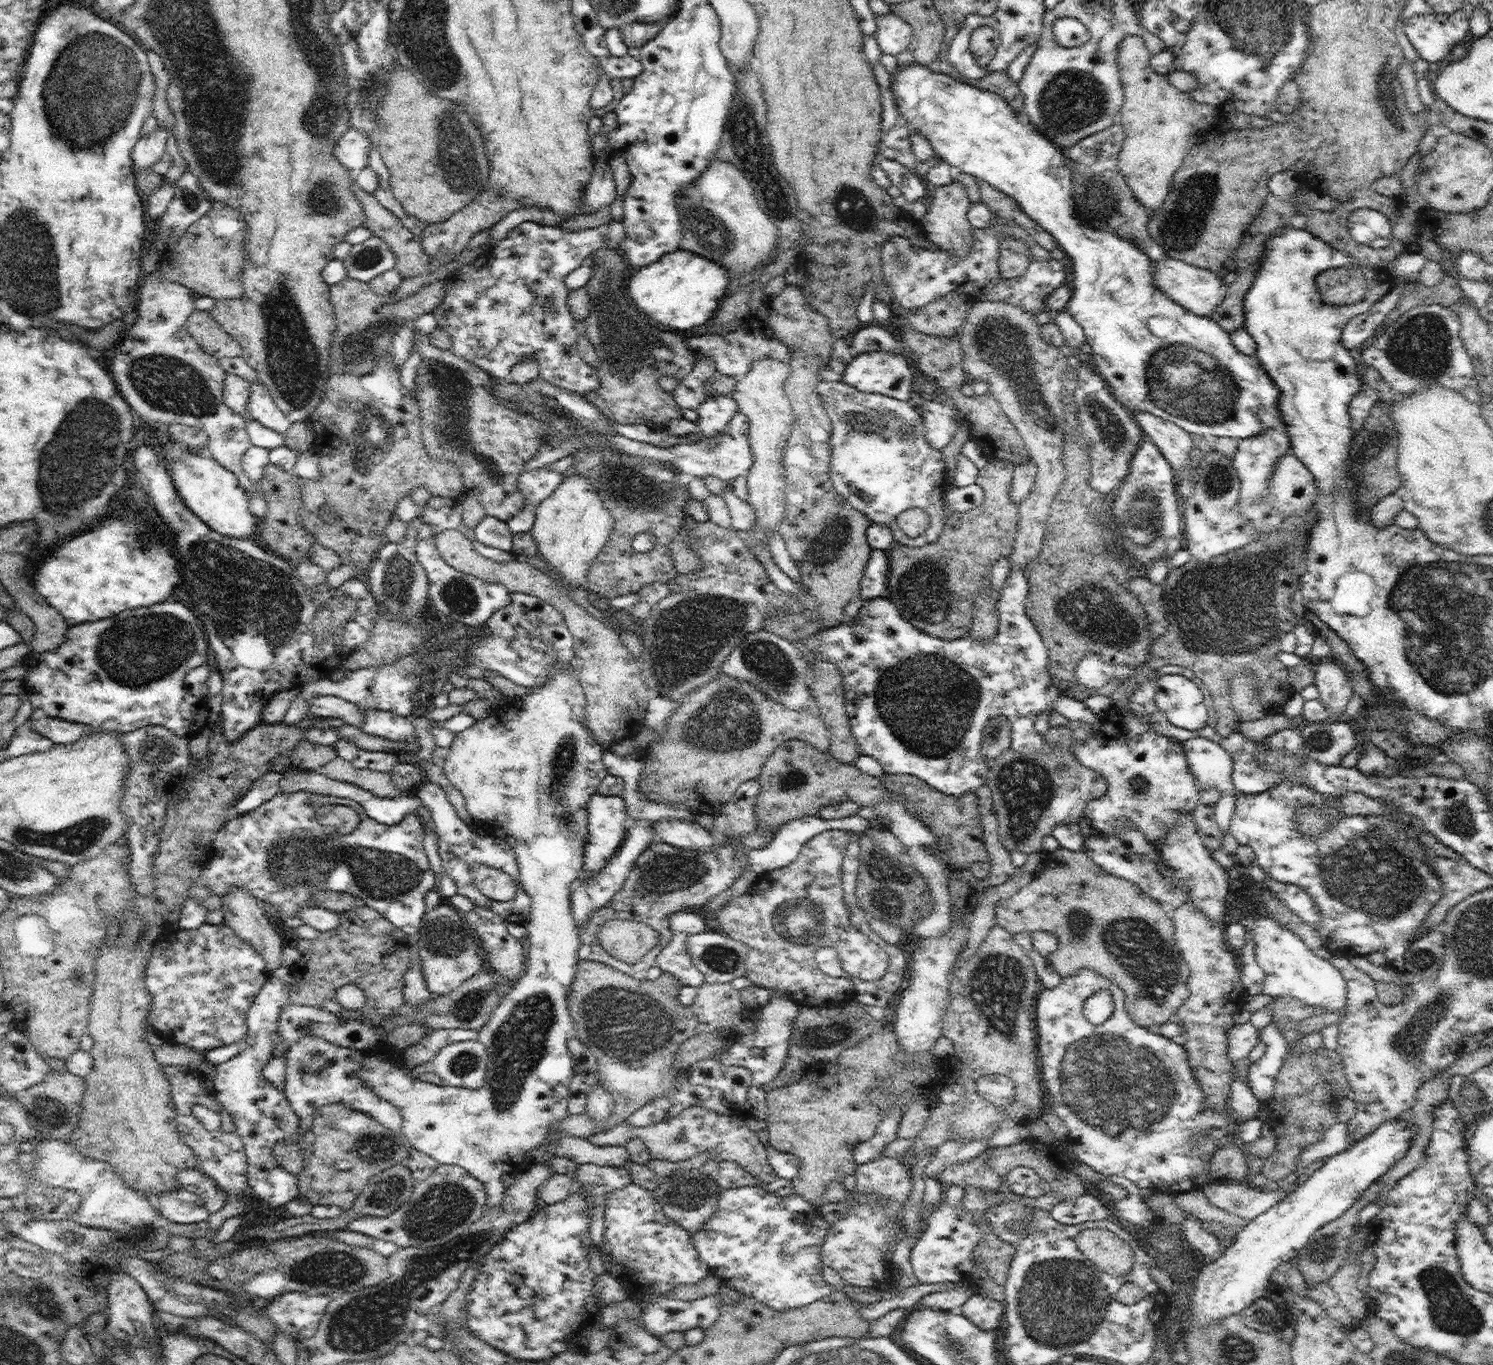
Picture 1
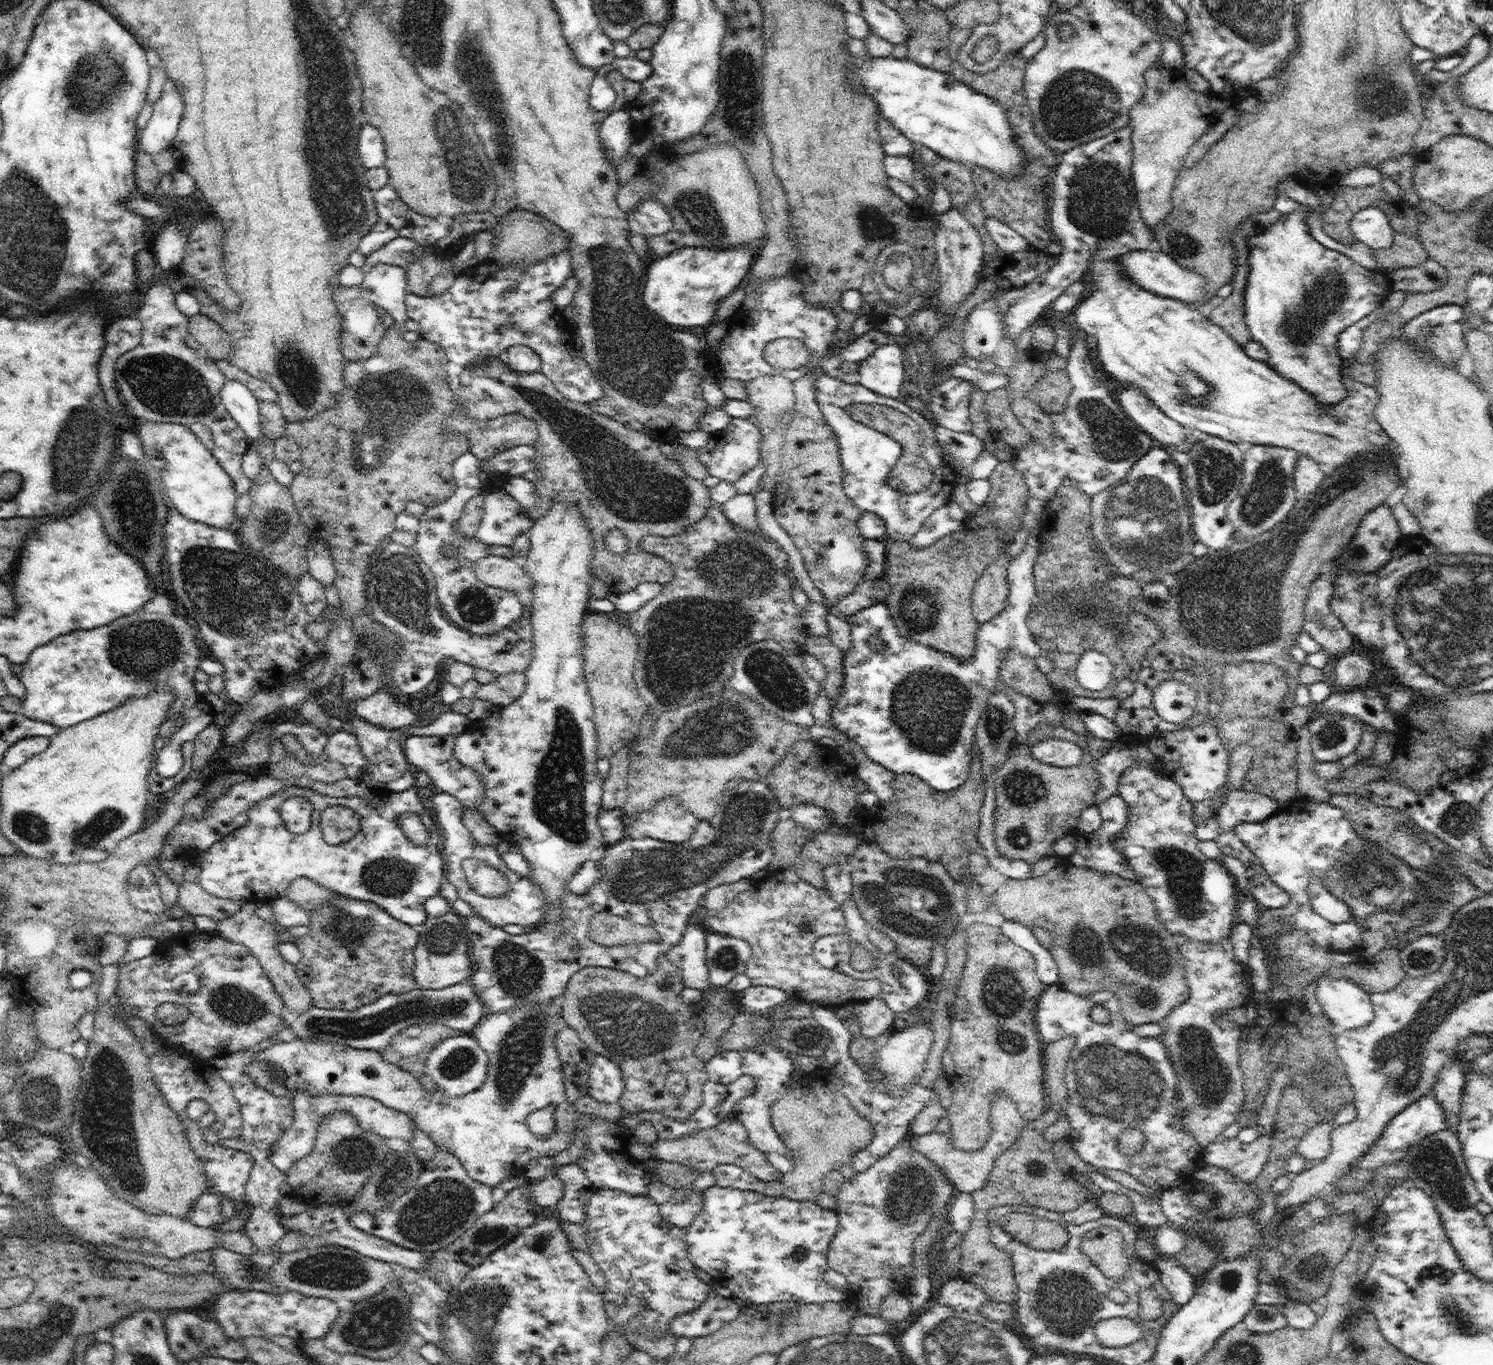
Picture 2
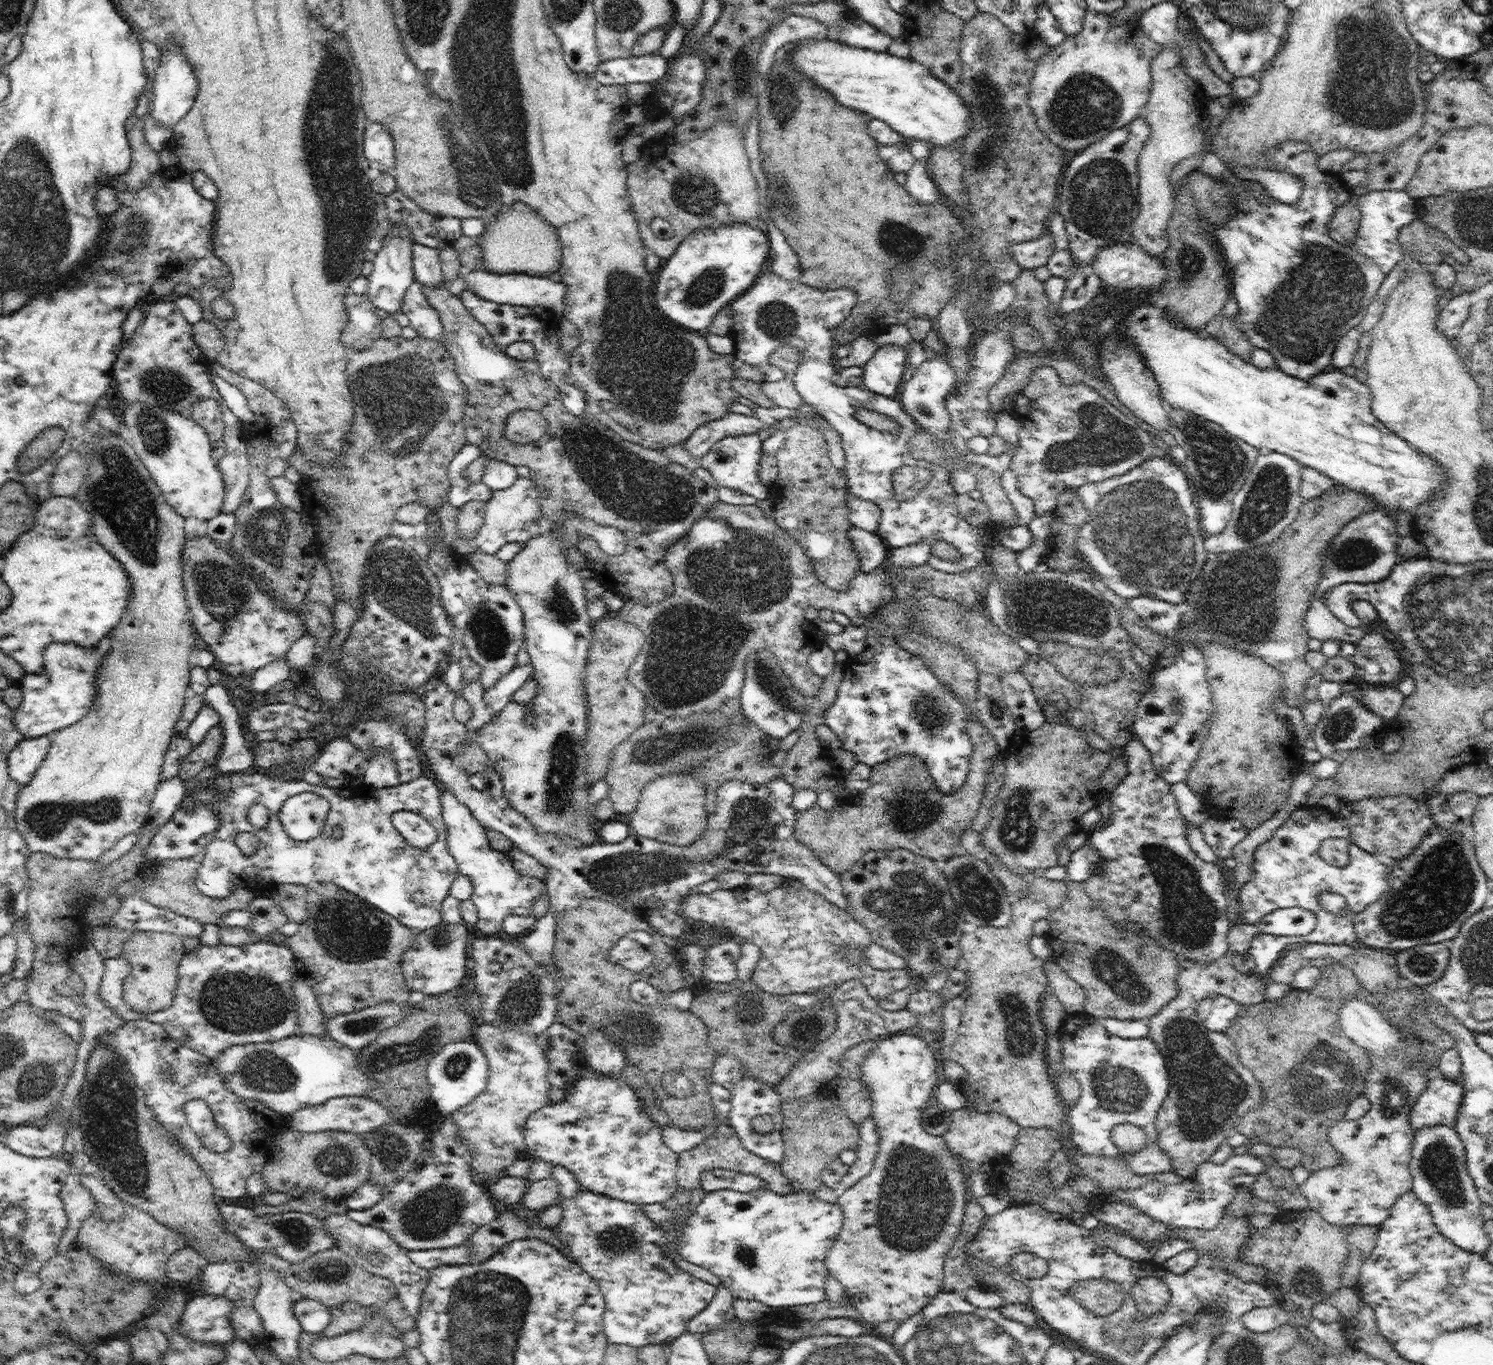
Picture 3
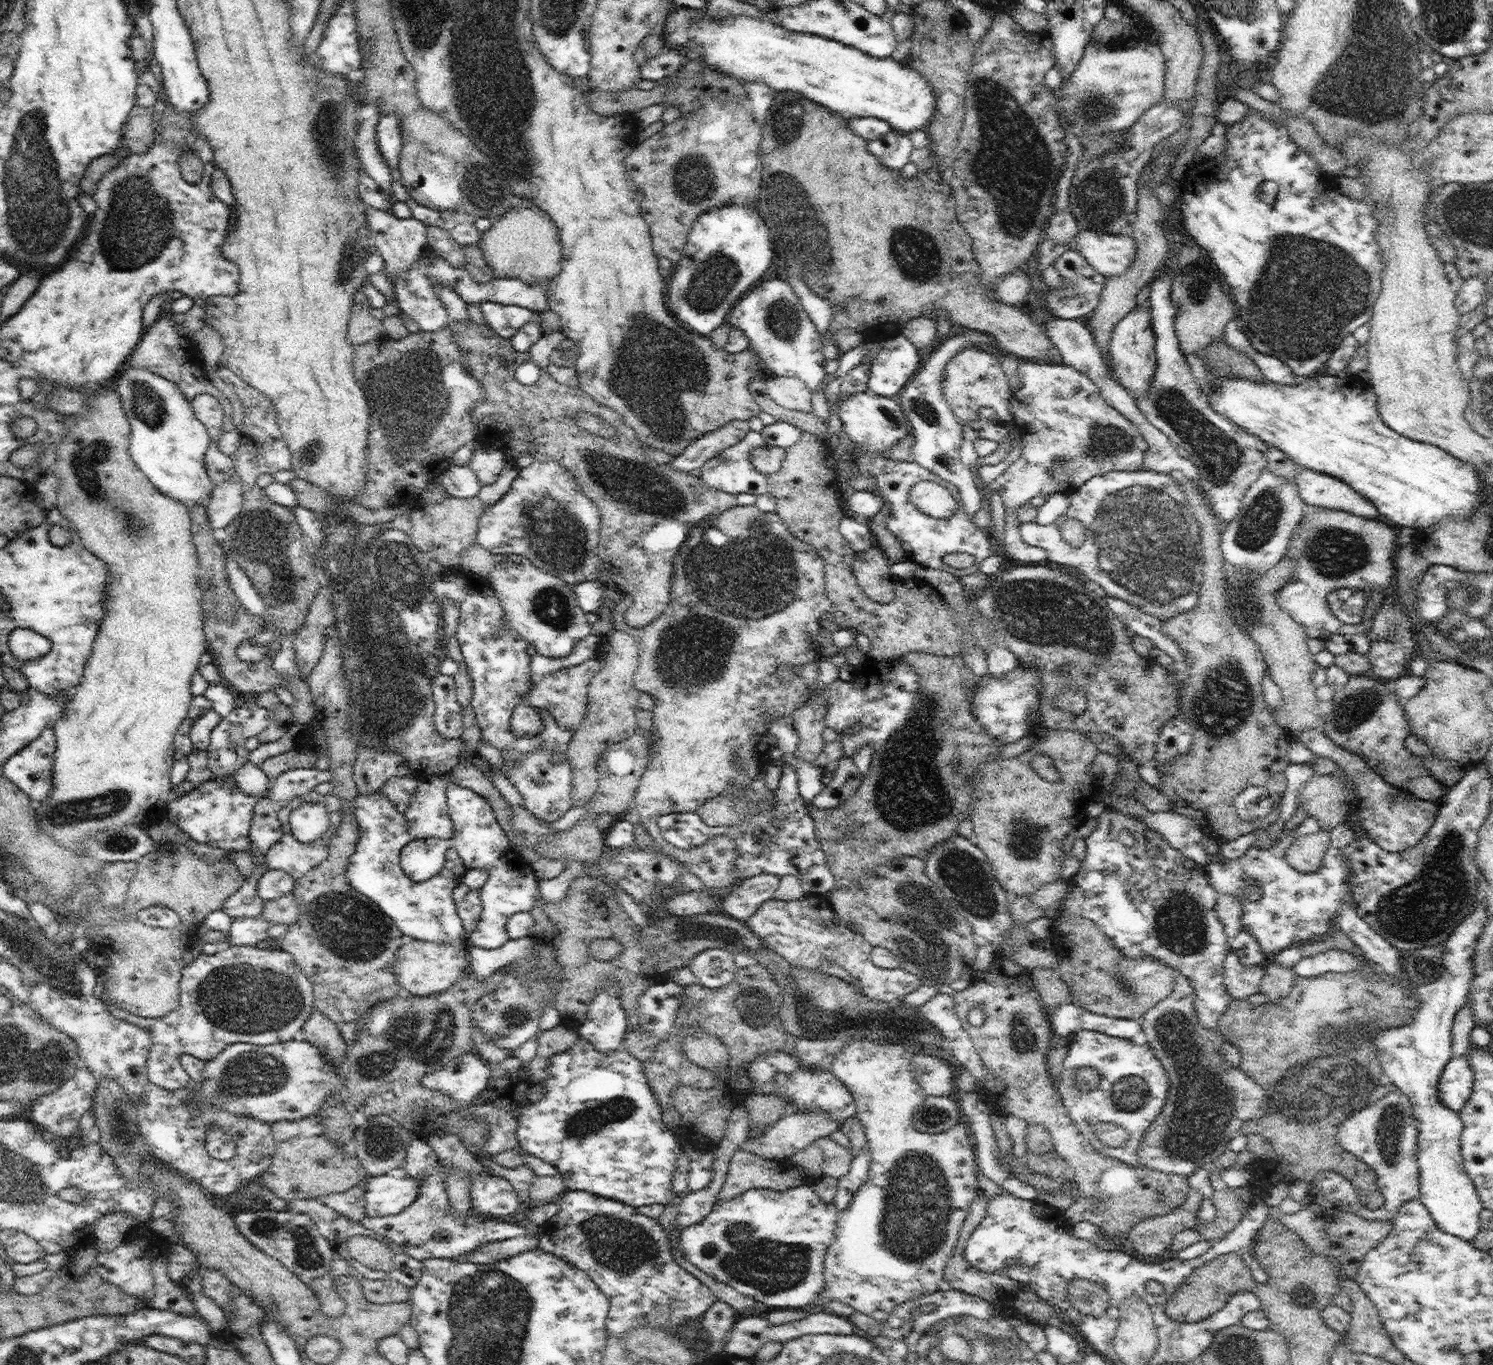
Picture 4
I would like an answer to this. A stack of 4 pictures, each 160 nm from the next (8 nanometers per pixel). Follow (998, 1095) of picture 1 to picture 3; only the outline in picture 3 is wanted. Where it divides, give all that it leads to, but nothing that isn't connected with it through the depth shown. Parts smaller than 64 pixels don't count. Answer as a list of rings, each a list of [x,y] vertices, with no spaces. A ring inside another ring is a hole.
[[[964,1107],[953,1111],[951,1126],[942,1135],[949,1151],[956,1155],[964,1164],[965,1172],[972,1174],[992,1168],[993,1156],[1005,1157],[1012,1152],[1016,1144],[1019,1125],[1001,1112],[981,1112]]]

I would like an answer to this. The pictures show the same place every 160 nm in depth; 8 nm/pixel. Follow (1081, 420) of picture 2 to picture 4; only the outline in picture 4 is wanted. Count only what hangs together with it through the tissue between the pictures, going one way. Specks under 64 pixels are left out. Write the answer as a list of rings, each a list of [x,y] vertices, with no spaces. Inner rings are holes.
[[[1024,360],[1017,371],[1022,387],[1011,396],[1012,425],[1024,440],[1023,448],[1020,457],[988,487],[990,492],[1004,488],[1004,554],[1031,564],[1046,560],[1046,551],[1029,546],[1020,538],[1018,527],[1022,523],[1018,522],[1016,511],[1036,495],[1042,494],[1047,500],[1056,493],[1072,493],[1094,476],[1116,470],[1136,471],[1142,466],[1148,445],[1137,426],[1110,406],[1102,398],[1099,386],[1073,366]]]

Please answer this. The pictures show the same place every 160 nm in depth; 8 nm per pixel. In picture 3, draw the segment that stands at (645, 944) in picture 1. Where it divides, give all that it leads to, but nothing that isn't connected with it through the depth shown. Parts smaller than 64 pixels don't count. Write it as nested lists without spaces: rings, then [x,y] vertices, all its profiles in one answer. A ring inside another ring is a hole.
[[[599,898],[586,899],[578,908],[566,911],[559,918],[555,928],[553,960],[555,960],[557,968],[559,968],[563,983],[555,1022],[561,1023],[574,1030],[574,1032],[582,1034],[582,1036],[590,1036],[592,1030],[603,1030],[607,1033],[611,1040],[615,1042],[614,1044],[619,1045],[625,1052],[628,1063],[633,1064],[645,1074],[648,1084],[653,1088],[655,1097],[660,1106],[666,1111],[672,1126],[684,1131],[700,1131],[700,1129],[712,1125],[714,1123],[715,1106],[708,1086],[713,1083],[711,1071],[718,1055],[708,1046],[708,1028],[690,1010],[680,1011],[674,1009],[674,1006],[667,1005],[642,1005],[636,1003],[629,992],[630,986],[640,979],[644,979],[648,984],[658,988],[662,994],[676,992],[685,986],[685,974],[683,974],[682,966],[678,962],[676,950],[664,943],[660,933],[654,931],[649,923],[628,909],[601,901]],[[630,930],[644,930],[644,932],[648,932],[652,936],[654,950],[656,949],[656,960],[652,961],[650,969],[646,973],[634,973],[608,961],[610,948],[619,944],[620,938]],[[667,1072],[681,1072],[688,1077],[688,1080],[693,1084],[688,1098],[672,1097],[671,1094],[664,1090],[664,1087],[660,1087],[661,1078]]]

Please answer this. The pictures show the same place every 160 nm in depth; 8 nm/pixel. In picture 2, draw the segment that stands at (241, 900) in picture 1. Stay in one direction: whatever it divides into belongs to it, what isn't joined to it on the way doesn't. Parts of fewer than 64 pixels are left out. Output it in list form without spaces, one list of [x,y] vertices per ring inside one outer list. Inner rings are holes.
[[[250,902],[244,903],[238,912],[232,916],[221,920],[216,925],[217,934],[226,940],[246,945],[251,953],[259,960],[263,966],[263,971],[271,980],[277,994],[283,998],[286,1012],[289,1011],[290,1017],[296,1017],[300,1014],[304,1015],[306,1011],[310,1010],[312,1004],[312,996],[306,990],[304,984],[300,982],[300,977],[297,975],[295,964],[291,964],[282,958],[278,952],[278,934],[276,925],[268,923],[263,918],[256,914],[256,904]]]

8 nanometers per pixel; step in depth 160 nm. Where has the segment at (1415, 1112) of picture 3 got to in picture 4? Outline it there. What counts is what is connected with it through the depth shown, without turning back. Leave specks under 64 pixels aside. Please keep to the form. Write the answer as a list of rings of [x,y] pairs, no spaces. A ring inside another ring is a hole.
[[[1467,1055],[1452,1058],[1444,1068],[1439,1080],[1438,1096],[1440,1100],[1449,1109],[1458,1113],[1472,1094],[1474,1079]]]

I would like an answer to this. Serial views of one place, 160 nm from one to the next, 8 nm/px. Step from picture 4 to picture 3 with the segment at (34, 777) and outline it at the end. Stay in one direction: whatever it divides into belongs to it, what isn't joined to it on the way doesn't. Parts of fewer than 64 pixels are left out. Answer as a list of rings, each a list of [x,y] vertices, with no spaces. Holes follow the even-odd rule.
[[[47,736],[28,738],[20,742],[8,753],[9,777],[20,785],[28,785],[48,754],[51,741]]]

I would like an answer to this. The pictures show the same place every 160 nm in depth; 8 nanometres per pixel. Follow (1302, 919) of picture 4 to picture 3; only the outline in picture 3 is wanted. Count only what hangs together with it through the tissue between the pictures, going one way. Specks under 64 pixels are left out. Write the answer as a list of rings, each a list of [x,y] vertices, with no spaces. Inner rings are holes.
[[[1302,804],[1296,809],[1276,830],[1275,833],[1266,841],[1256,847],[1253,854],[1253,870],[1255,877],[1244,883],[1239,890],[1239,904],[1242,909],[1241,920],[1248,924],[1258,924],[1260,918],[1265,914],[1270,914],[1273,910],[1278,908],[1302,907],[1308,908],[1316,914],[1318,925],[1315,929],[1304,937],[1290,936],[1290,937],[1274,937],[1268,936],[1267,933],[1258,932],[1252,939],[1249,953],[1253,956],[1254,962],[1257,964],[1254,974],[1258,978],[1267,978],[1268,972],[1272,966],[1275,965],[1277,959],[1281,958],[1281,951],[1286,947],[1295,944],[1303,945],[1305,943],[1320,943],[1320,944],[1348,944],[1356,945],[1355,926],[1352,920],[1347,918],[1342,920],[1338,916],[1323,915],[1320,911],[1319,894],[1321,892],[1335,892],[1341,894],[1345,898],[1347,908],[1349,908],[1349,915],[1362,912],[1368,905],[1376,902],[1389,889],[1389,874],[1392,868],[1386,864],[1380,863],[1373,854],[1362,850],[1357,844],[1349,844],[1349,859],[1350,863],[1344,867],[1336,867],[1326,863],[1320,855],[1318,855],[1318,848],[1320,843],[1325,838],[1345,838],[1348,837],[1348,830],[1346,819],[1338,814],[1331,812],[1324,806],[1311,804]]]

